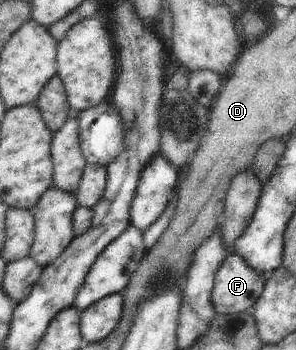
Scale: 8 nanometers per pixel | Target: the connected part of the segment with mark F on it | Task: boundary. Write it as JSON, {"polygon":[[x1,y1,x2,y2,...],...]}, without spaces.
{"polygon":[[228,253,217,270,211,293,216,314,237,315,259,299,270,273,258,273,239,254]]}

